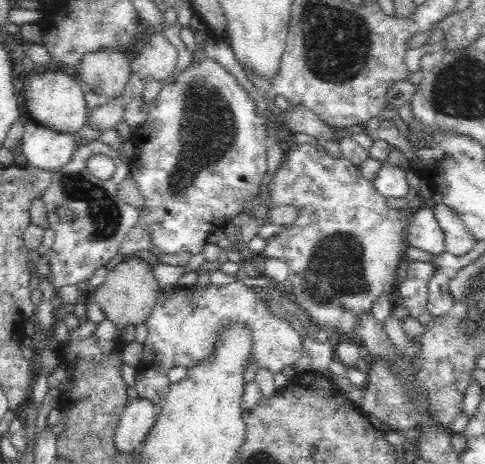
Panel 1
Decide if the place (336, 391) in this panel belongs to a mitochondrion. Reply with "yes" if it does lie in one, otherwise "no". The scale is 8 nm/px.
no

